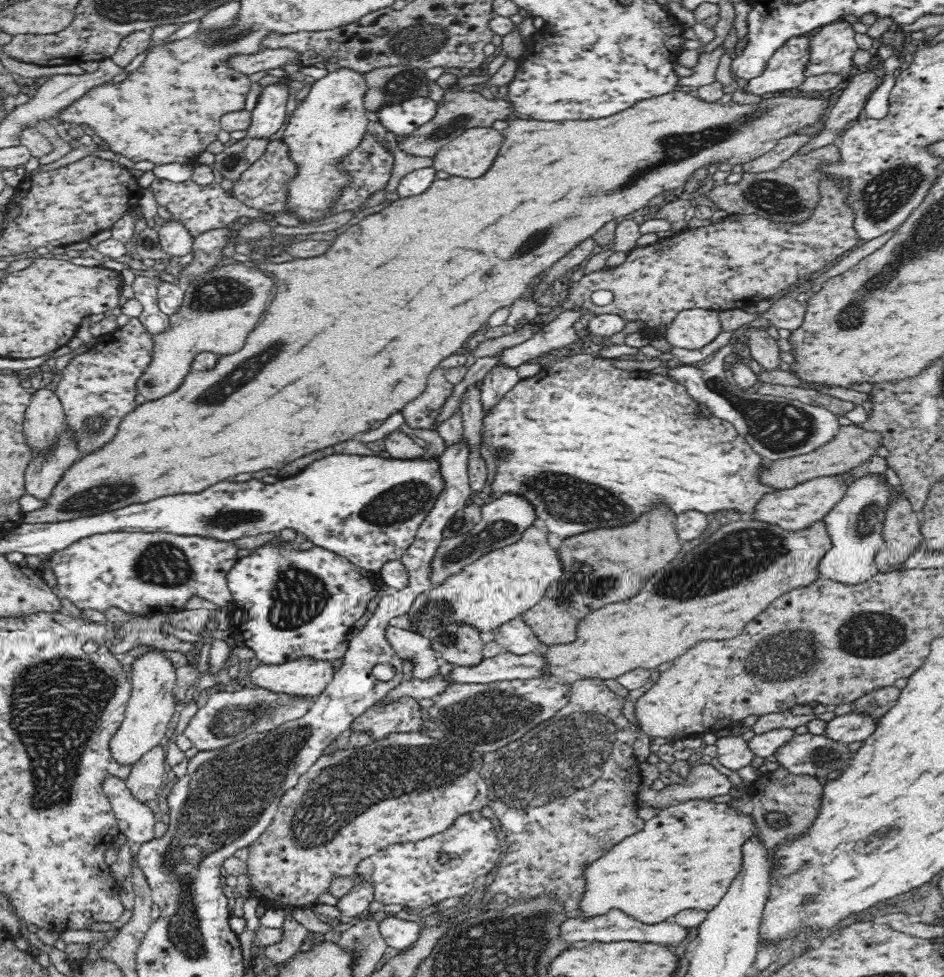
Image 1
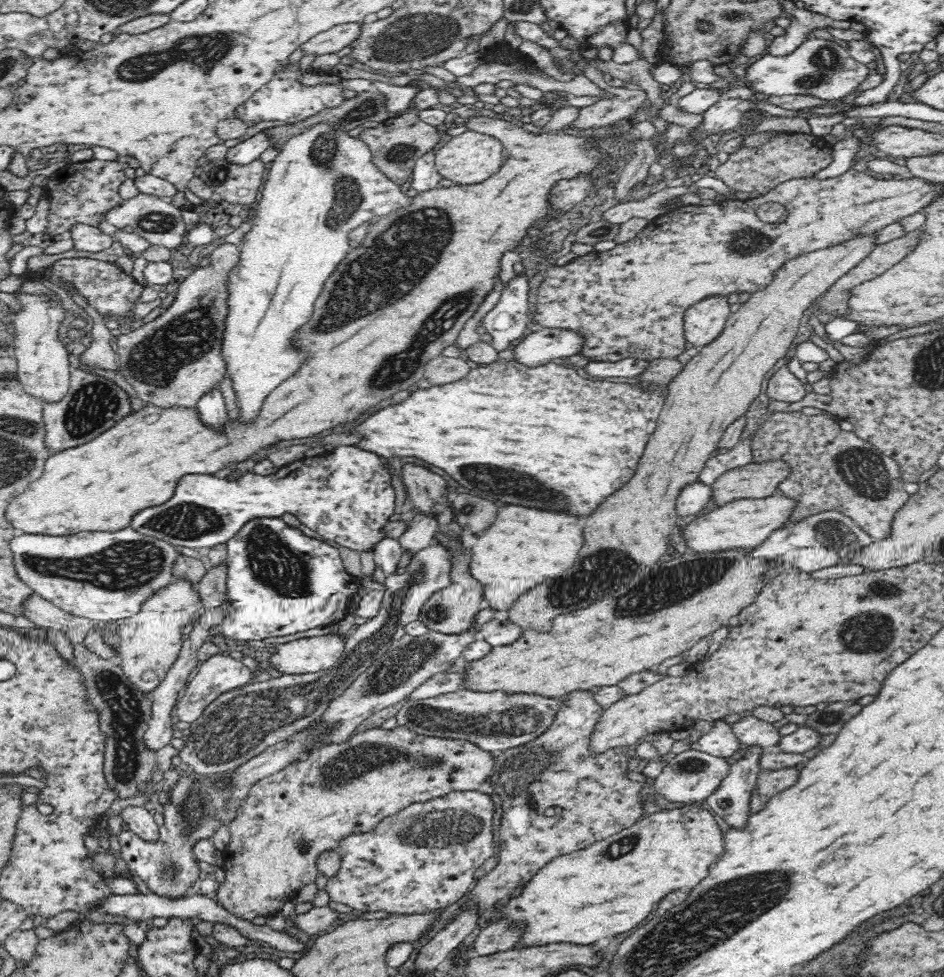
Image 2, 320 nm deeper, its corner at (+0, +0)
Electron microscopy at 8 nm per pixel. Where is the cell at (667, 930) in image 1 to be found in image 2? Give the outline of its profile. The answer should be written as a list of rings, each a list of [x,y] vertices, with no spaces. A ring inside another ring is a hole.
[[[497,920],[478,932],[470,950],[467,951],[472,956],[478,957],[504,952],[514,948],[514,944],[518,942],[518,936],[520,932],[516,928],[508,928],[506,921]]]

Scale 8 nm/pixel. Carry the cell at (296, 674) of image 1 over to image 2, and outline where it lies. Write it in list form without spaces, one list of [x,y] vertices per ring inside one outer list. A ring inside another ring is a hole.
[[[346,615],[335,632],[279,644],[273,648],[270,666],[284,674],[306,674],[332,668],[342,656],[346,633],[352,625],[353,616]]]

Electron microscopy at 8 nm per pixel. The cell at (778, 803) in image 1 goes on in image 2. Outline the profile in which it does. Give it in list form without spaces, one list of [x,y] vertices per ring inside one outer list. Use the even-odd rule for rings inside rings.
[[[795,767],[781,768],[778,770],[760,769],[754,790],[750,796],[751,812],[762,810],[764,804],[784,788],[796,784],[798,780],[798,770]]]

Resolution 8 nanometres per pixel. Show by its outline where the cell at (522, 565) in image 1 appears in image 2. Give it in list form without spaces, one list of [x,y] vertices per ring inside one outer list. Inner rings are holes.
[[[506,504],[498,508],[497,517],[490,528],[477,534],[478,541],[471,549],[470,572],[483,584],[483,595],[494,611],[507,612],[521,594],[542,582],[551,580],[568,570],[585,543],[580,516],[565,510],[543,510],[519,504]]]

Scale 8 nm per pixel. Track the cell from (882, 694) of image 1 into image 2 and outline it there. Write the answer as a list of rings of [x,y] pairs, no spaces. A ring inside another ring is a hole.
[[[855,700],[846,702],[831,702],[822,710],[816,709],[812,713],[806,713],[806,720],[798,724],[800,727],[808,727],[823,734],[837,734],[852,716],[856,716],[862,710]]]

